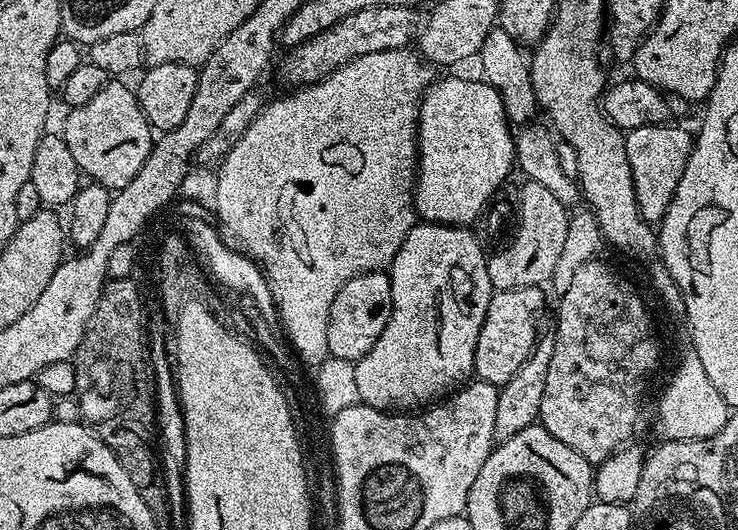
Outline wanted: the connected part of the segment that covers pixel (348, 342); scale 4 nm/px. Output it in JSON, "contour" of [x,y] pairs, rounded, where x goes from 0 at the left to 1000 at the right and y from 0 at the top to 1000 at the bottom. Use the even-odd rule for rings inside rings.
{"contour":[[[519,511],[489,513],[486,521],[474,525],[463,547],[458,547],[447,577],[442,615],[444,670],[478,683],[488,679],[507,653],[507,645],[512,645],[518,623],[523,623],[530,591],[531,536]]]}

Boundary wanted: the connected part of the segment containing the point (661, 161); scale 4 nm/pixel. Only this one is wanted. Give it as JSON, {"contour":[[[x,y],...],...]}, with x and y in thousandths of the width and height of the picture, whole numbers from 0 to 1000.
{"contour":[[[911,230],[850,243],[846,258],[848,298],[854,298],[864,396],[877,423],[889,426],[898,415],[913,374],[913,358],[919,358],[919,343],[924,343],[924,321],[930,321],[930,306],[935,306],[939,270],[939,251],[915,242]]]}

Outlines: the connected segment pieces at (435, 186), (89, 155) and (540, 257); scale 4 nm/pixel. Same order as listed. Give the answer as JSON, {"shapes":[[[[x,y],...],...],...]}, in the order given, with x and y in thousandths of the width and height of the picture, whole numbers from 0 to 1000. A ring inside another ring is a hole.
{"shapes":[[[[607,143],[595,151],[581,158],[580,172],[569,187],[566,323],[561,364],[564,404],[581,423],[634,426],[649,417],[656,394],[676,364],[672,360],[678,345],[696,325],[699,268],[683,194],[669,162],[654,149],[633,151],[629,143]]],[[[148,157],[138,162],[117,200],[106,200],[91,215],[92,243],[85,243],[84,255],[110,326],[148,358],[161,358],[175,347],[179,332],[187,328],[192,306],[198,306],[203,277],[201,255],[209,249],[206,236],[192,223],[180,168],[156,166]]],[[[710,340],[705,355],[705,392],[702,385],[702,408],[705,400],[705,417],[699,423],[699,447],[684,464],[679,475],[665,477],[661,483],[661,515],[664,517],[664,532],[668,545],[675,551],[684,551],[686,547],[702,547],[703,543],[729,543],[741,538],[747,530],[751,517],[751,502],[756,496],[756,485],[762,481],[762,464],[767,451],[767,426],[770,425],[770,411],[772,406],[771,394],[762,381],[756,381],[756,374],[751,374],[751,366],[745,358],[740,358],[740,351],[734,351],[722,340]]]]}

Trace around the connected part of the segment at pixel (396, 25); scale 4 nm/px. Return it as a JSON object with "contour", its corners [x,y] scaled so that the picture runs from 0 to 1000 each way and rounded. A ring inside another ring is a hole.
{"contour":[[[539,11],[485,19],[463,34],[463,42],[447,49],[440,60],[432,60],[431,66],[421,68],[415,79],[394,92],[389,100],[390,108],[379,121],[379,143],[388,157],[396,158],[394,162],[431,158],[449,136],[457,136],[463,123],[472,121],[491,102],[512,102],[518,94],[553,91],[557,75],[558,81],[561,75],[558,28],[560,17]]]}

